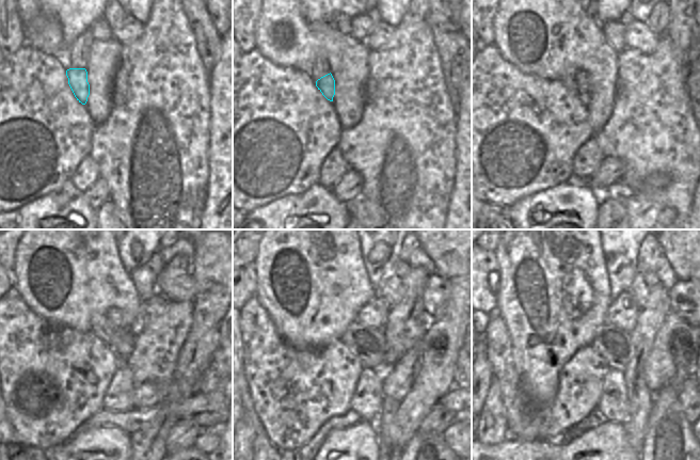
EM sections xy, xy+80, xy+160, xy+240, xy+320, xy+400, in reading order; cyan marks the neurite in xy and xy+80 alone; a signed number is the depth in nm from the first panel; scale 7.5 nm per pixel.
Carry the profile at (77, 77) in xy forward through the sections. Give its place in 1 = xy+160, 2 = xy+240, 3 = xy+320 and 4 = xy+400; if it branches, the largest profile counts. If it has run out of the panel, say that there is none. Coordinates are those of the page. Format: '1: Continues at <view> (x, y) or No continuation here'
1: Continues at xy+160 (583, 91)
2: Continues at xy+240 (118, 318)
3: Continues at xy+320 (375, 314)
4: Continues at xy+400 (623, 313).

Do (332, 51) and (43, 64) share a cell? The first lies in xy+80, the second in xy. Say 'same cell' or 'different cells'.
different cells

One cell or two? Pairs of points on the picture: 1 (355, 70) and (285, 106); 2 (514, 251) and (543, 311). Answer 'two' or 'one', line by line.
1: two
2: one

